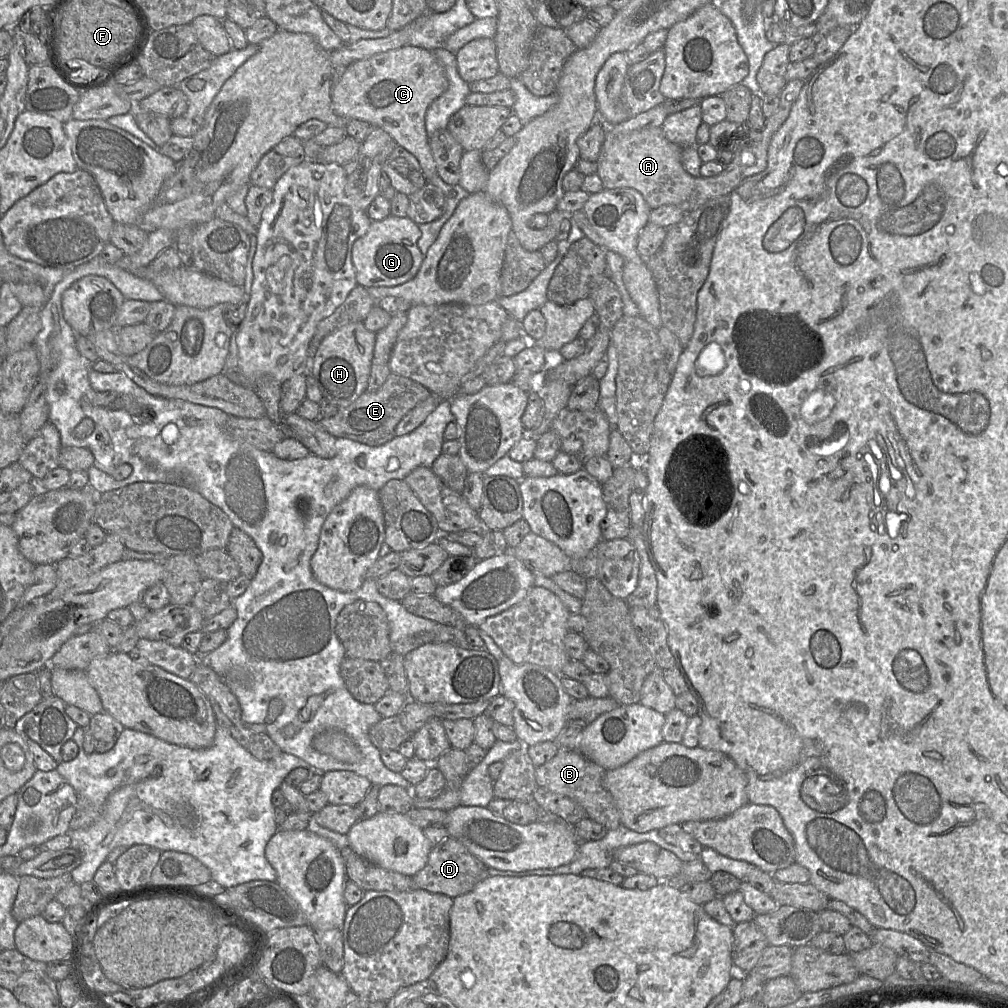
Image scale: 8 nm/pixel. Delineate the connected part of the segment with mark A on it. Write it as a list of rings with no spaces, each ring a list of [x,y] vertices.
[[[791,80],[786,83],[780,96],[777,111],[766,119],[762,138],[732,148],[733,160],[722,172],[712,177],[694,177],[682,164],[684,148],[671,142],[661,127],[637,129],[628,133],[607,130],[597,163],[597,174],[605,189],[634,188],[639,191],[653,210],[662,205],[674,205],[689,212],[708,200],[730,194],[744,179],[762,172],[767,166],[768,148],[775,132],[788,118],[794,102],[797,100],[805,80]]]

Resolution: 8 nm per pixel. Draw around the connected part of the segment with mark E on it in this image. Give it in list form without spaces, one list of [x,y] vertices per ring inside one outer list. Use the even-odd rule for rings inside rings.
[[[391,372],[377,390],[366,390],[349,406],[339,408],[334,416],[319,418],[317,422],[324,431],[336,438],[380,446],[395,437],[395,428],[406,413],[430,395],[431,392],[420,383]]]

